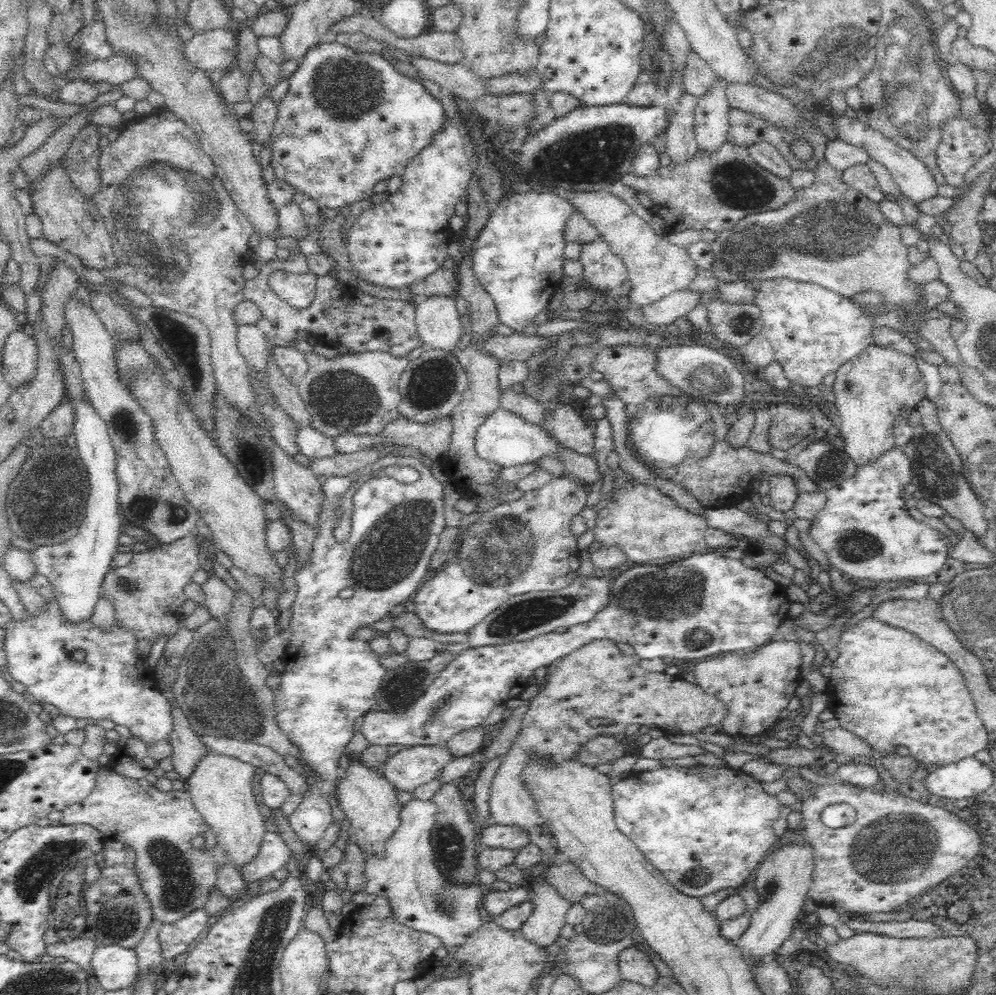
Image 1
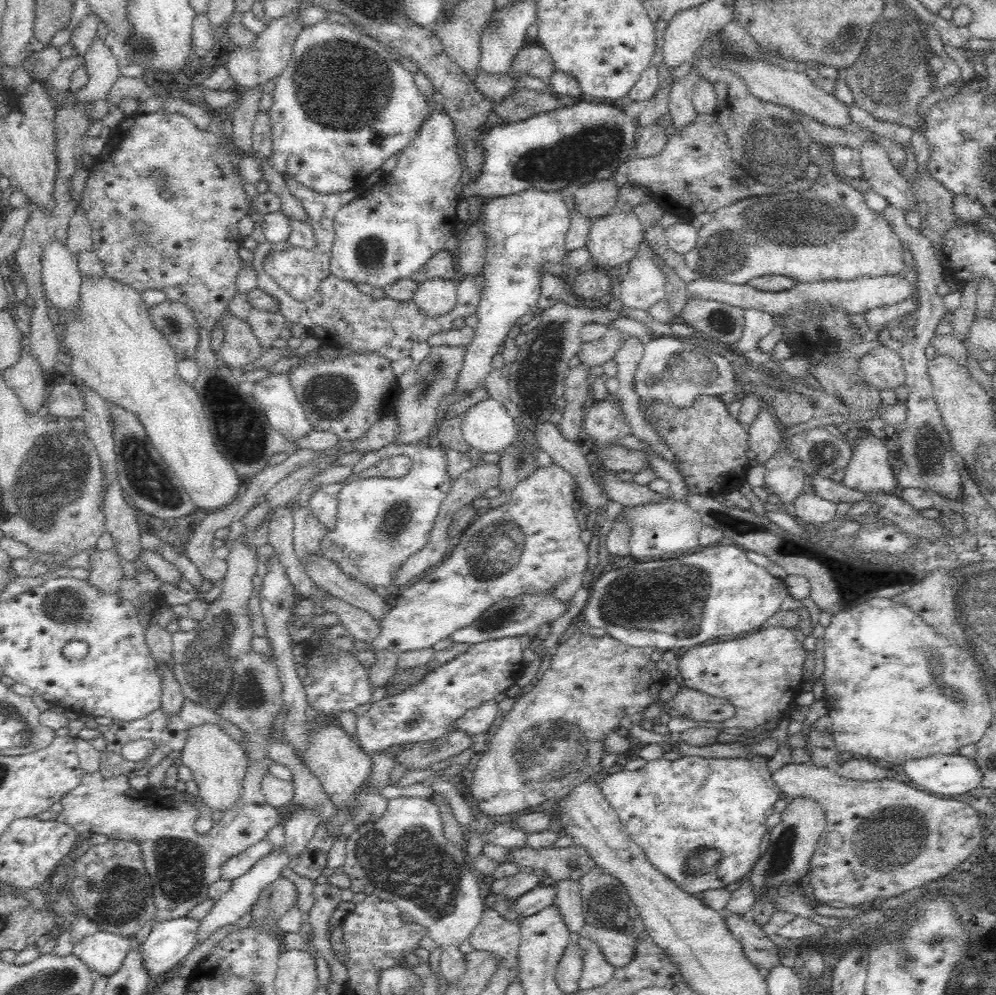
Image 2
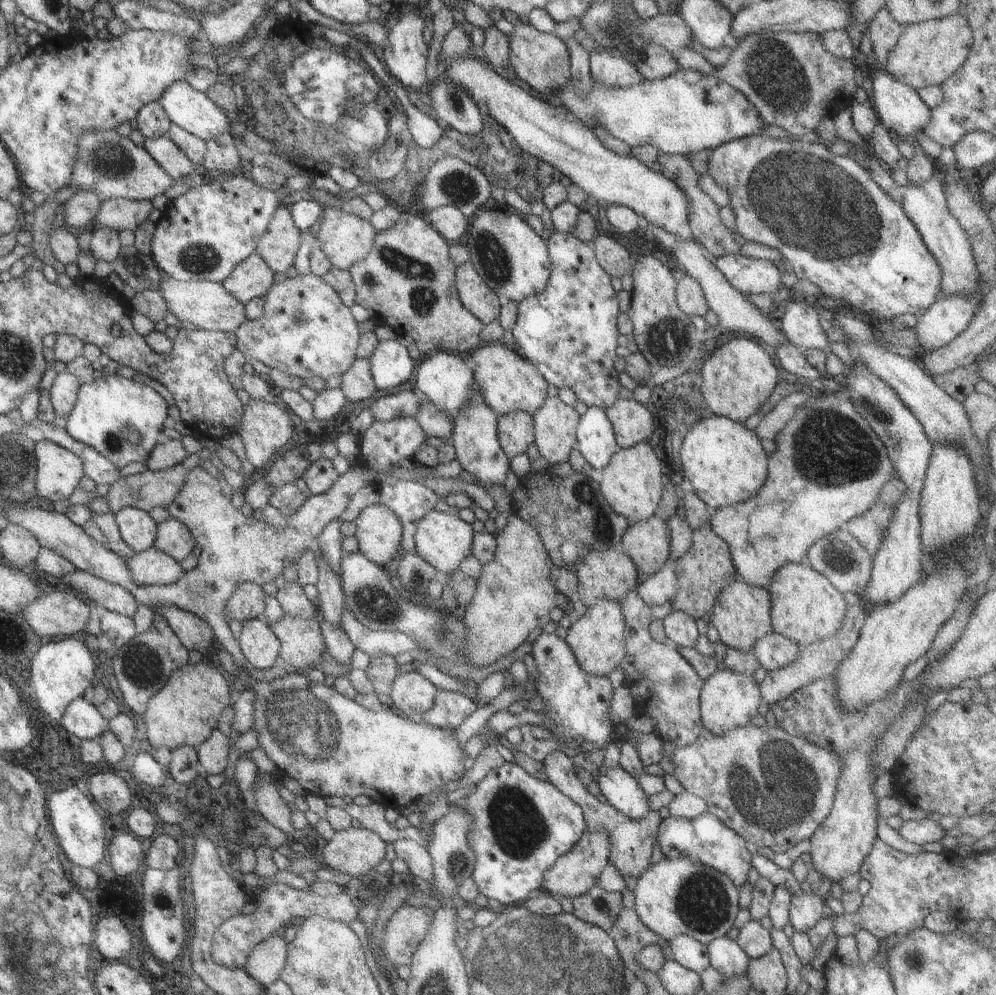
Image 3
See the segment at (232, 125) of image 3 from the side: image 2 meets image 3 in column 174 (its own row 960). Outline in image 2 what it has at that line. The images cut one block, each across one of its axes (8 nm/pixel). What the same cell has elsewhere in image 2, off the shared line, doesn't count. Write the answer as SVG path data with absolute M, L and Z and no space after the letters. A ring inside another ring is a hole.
M98 931L74 944L73 953L100 977L116 975L127 954L138 944L134 937Z

